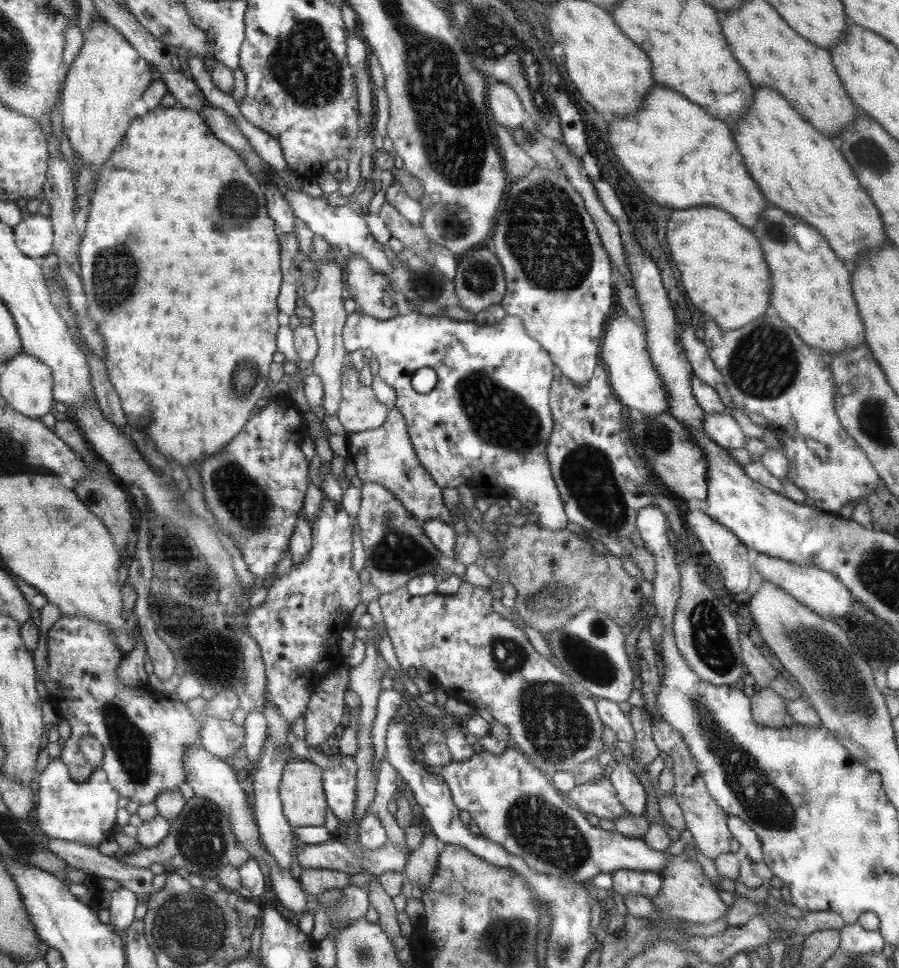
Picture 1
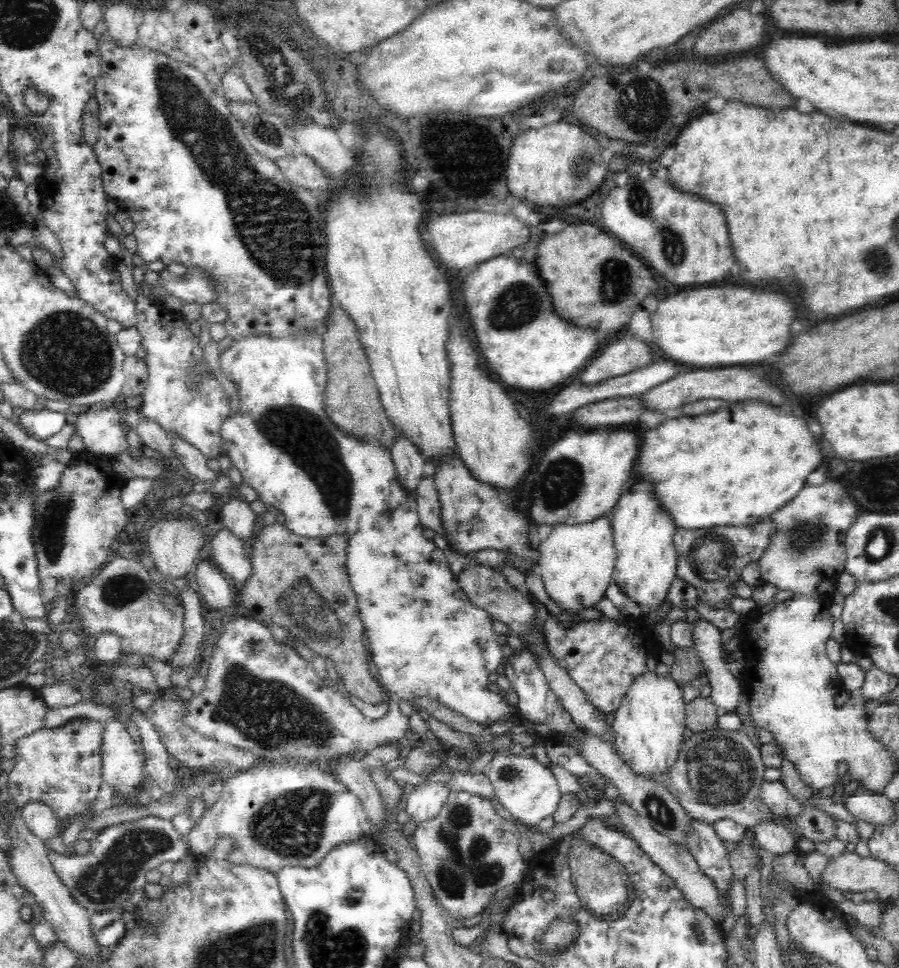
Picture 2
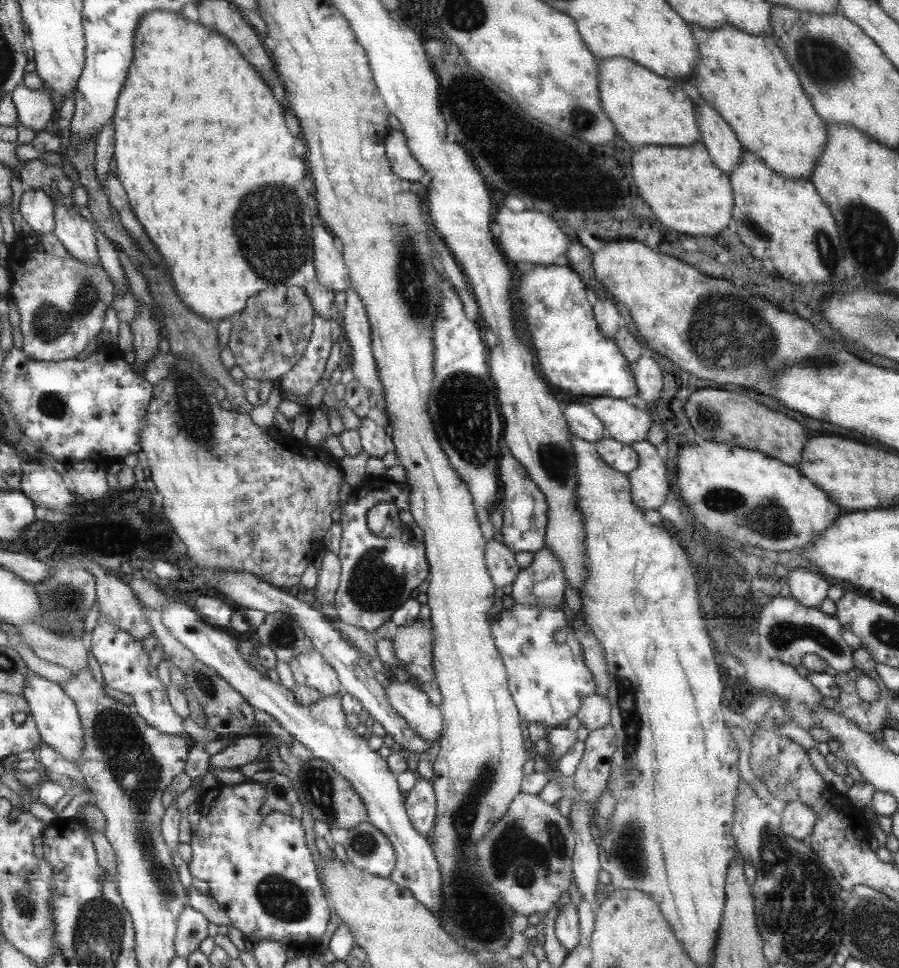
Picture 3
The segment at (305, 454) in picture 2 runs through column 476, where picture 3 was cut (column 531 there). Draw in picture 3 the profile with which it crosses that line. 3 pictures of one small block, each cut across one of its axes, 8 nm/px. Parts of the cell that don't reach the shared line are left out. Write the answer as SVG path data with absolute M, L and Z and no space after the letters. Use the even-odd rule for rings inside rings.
M513 601L512 609L497 613L491 634L506 667L509 691L525 725L535 722L547 728L560 727L569 717L577 716L582 699L593 694L596 685L585 665L581 645L567 628L567 620L559 608ZM557 630L565 630L563 644L555 644L551 638Z

